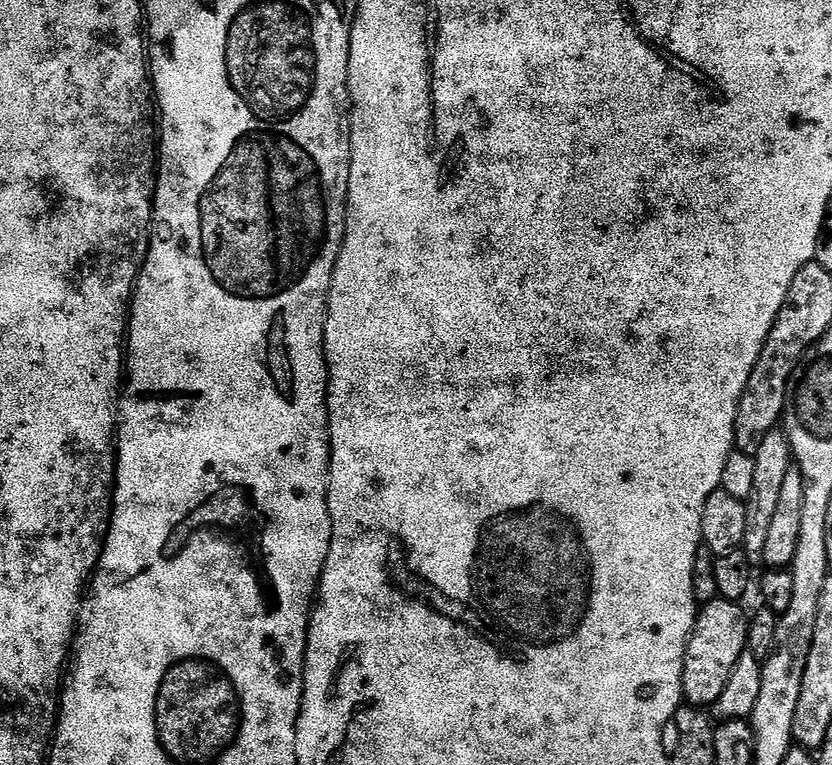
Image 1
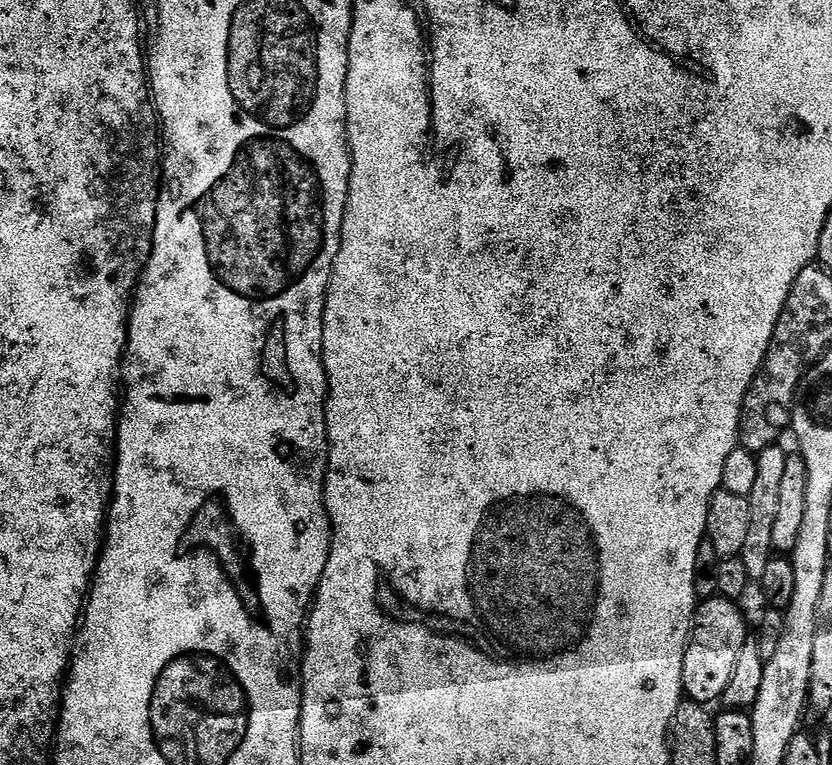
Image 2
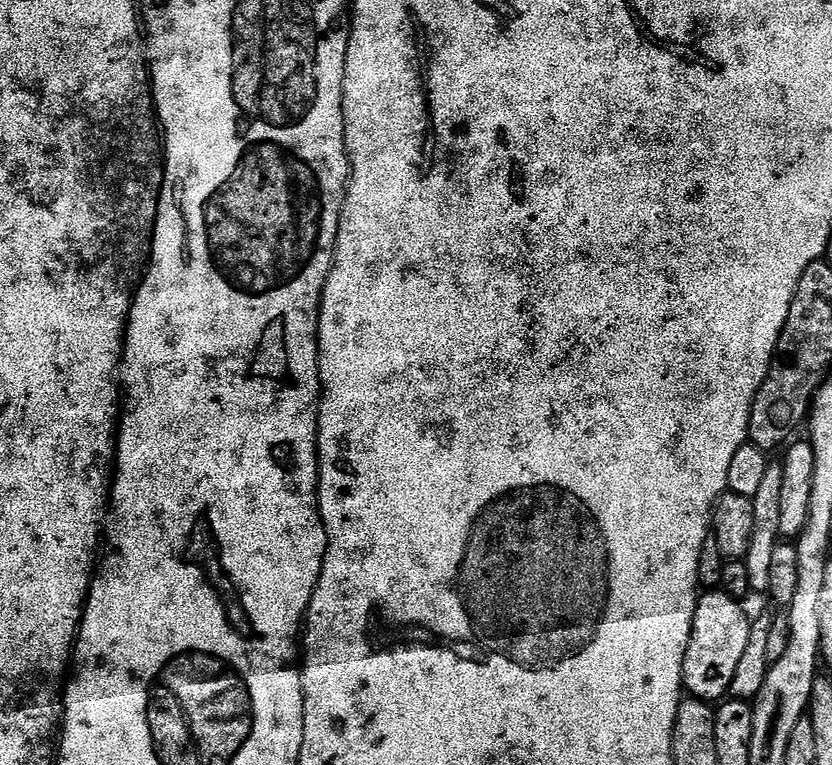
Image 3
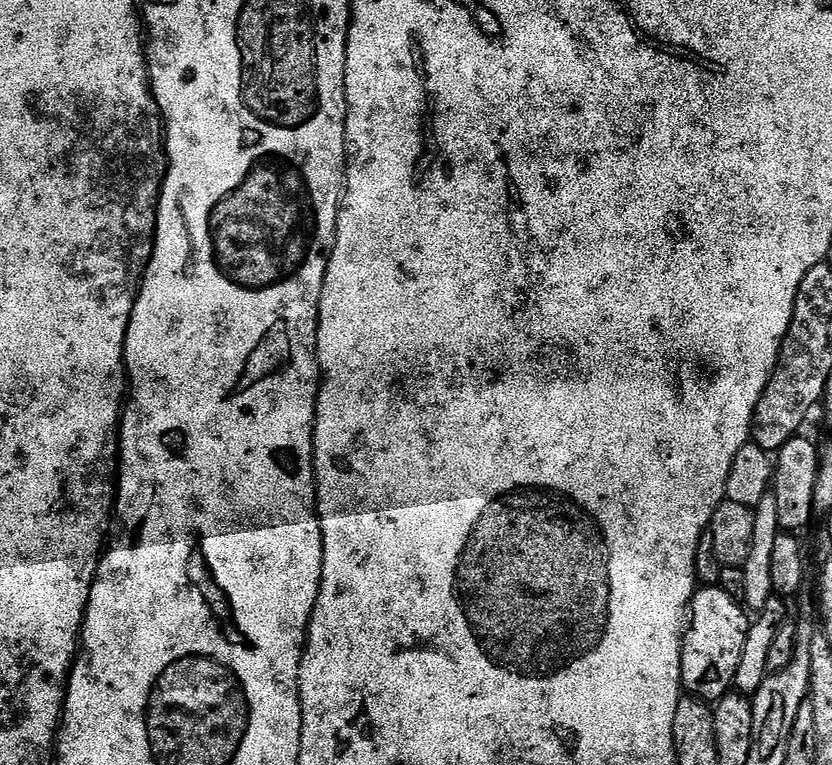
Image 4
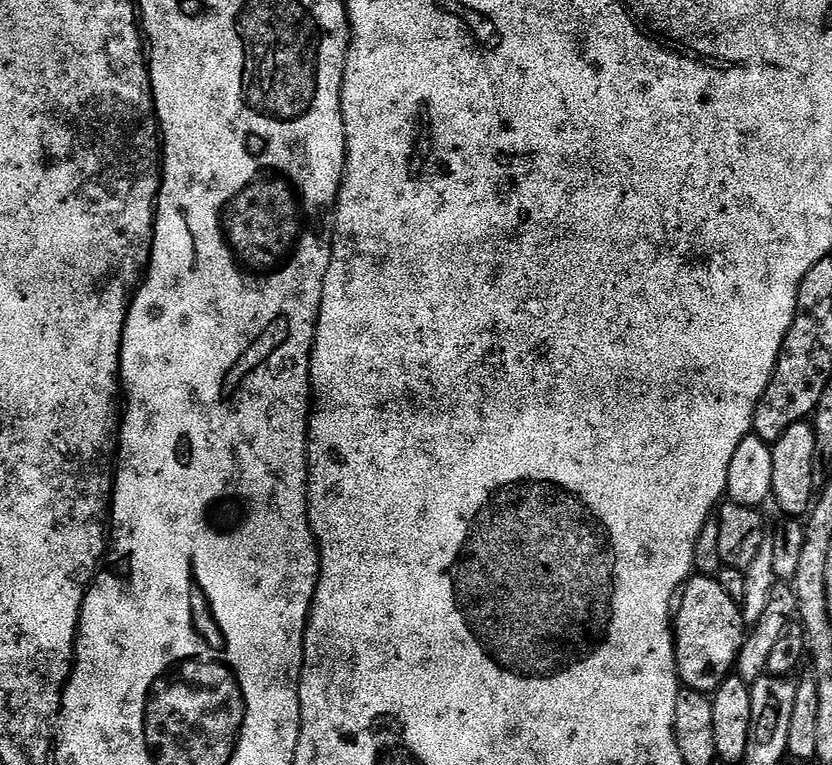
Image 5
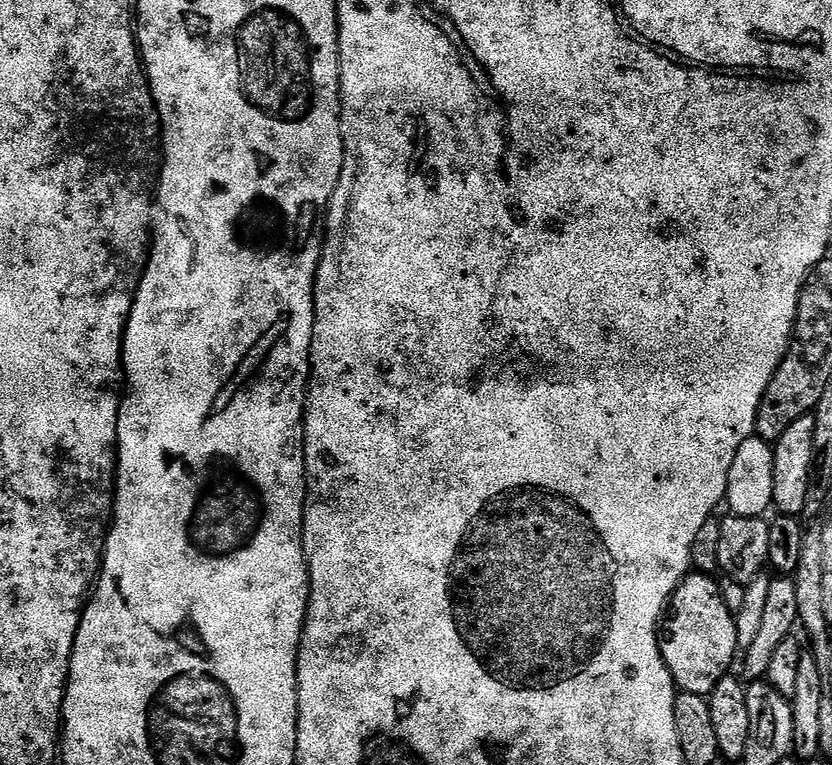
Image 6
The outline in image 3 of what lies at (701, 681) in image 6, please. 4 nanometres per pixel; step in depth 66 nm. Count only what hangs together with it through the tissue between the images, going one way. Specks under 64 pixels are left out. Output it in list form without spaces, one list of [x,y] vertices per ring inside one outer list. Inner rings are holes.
[[[708,590],[696,601],[696,613],[692,619],[692,633],[688,649],[684,655],[684,683],[689,697],[709,702],[720,702],[729,695],[734,682],[734,670],[738,670],[738,662],[746,651],[746,642],[750,642],[752,620],[744,613],[739,599],[733,598],[723,590]]]

